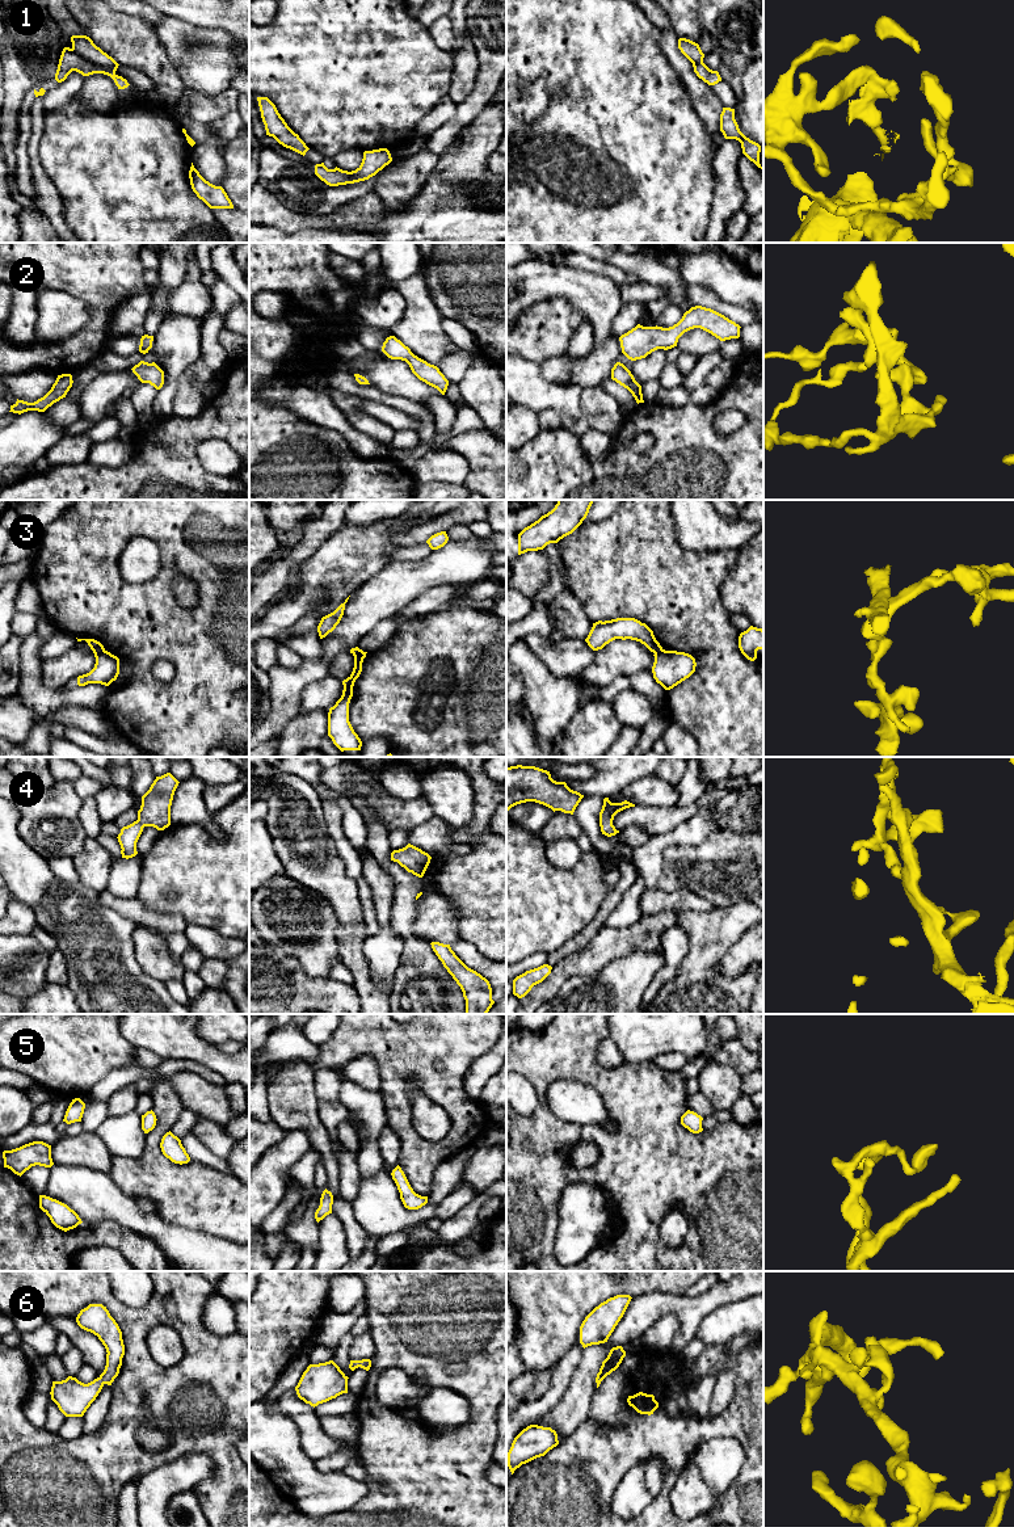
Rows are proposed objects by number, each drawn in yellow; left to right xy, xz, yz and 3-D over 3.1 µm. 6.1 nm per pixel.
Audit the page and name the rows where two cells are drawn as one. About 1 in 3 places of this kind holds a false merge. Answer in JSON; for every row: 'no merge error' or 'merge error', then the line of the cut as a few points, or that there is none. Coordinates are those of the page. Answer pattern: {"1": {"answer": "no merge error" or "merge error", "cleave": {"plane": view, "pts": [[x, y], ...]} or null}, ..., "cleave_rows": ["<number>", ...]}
{"1": {"answer": "merge error", "cleave": {"plane": "xy", "pts": [[71, 49], [96, 64], [106, 67], [114, 75]]}}, "2": {"answer": "no merge error", "cleave": null}, "3": {"answer": "merge error", "cleave": {"plane": "xy", "pts": [[104, 648], [95, 653]]}}, "4": {"answer": "no merge error", "cleave": null}, "5": {"answer": "no merge error", "cleave": null}, "6": {"answer": "no merge error", "cleave": null}, "cleave_rows": ["1", "3"]}

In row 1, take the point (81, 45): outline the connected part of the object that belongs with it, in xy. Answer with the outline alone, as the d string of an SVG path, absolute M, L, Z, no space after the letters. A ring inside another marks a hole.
M72 35L72 51L79 54L81 58L94 63L96 66L108 68L115 75L118 63L97 47L93 41L87 35Z

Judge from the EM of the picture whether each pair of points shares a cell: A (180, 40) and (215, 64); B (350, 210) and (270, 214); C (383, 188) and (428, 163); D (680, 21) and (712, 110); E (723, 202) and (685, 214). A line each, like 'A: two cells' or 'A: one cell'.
A: one cell
B: one cell
C: one cell
D: two cells
E: two cells

